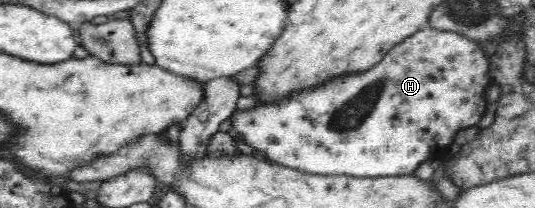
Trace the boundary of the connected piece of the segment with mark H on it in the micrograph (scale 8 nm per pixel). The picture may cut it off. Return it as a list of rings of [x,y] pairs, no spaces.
[[[423,26],[415,34],[404,38],[391,50],[387,51],[378,63],[373,65],[373,68],[363,70],[363,72],[349,73],[333,80],[327,80],[325,84],[313,88],[313,90],[301,90],[301,92],[293,92],[287,98],[283,98],[281,102],[271,102],[267,106],[256,106],[250,110],[243,112],[234,112],[231,116],[233,122],[233,133],[239,134],[245,140],[245,143],[253,147],[256,151],[261,151],[268,160],[273,160],[283,166],[288,166],[291,169],[305,170],[311,174],[351,174],[349,177],[357,176],[397,176],[397,174],[414,174],[427,159],[435,159],[441,157],[444,152],[456,142],[455,138],[459,130],[476,126],[481,120],[481,116],[487,110],[487,100],[485,100],[485,90],[489,82],[493,82],[489,68],[489,58],[485,56],[483,48],[479,44],[475,44],[465,35],[454,31],[441,31],[433,29],[429,26]]]

